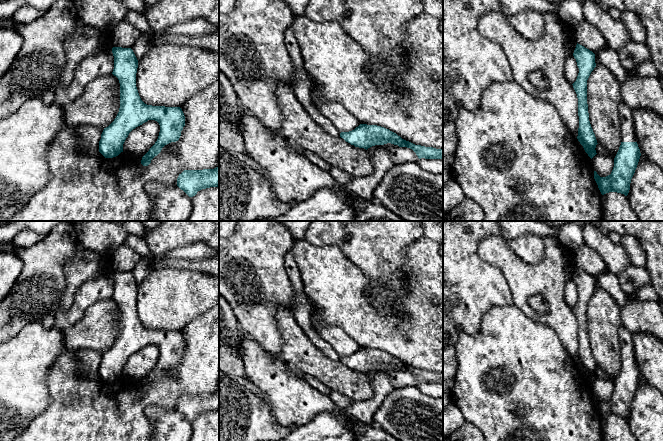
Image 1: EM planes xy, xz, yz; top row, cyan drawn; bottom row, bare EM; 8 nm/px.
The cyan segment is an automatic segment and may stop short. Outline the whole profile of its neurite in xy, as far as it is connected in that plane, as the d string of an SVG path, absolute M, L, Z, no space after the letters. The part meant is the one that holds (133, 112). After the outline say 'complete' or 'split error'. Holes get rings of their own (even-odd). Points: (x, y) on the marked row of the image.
M113 47L112 53L112 74L120 83L120 108L114 121L101 134L99 152L105 158L118 156L123 152L123 144L133 129L148 120L155 120L160 125L158 139L141 160L143 166L148 166L165 145L179 140L185 126L185 116L180 107L145 104L136 87L138 60L133 50Z; complete

